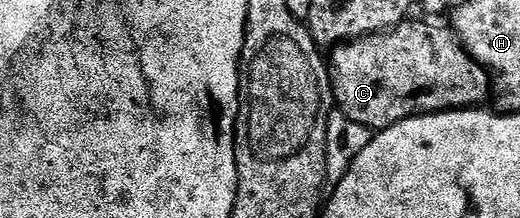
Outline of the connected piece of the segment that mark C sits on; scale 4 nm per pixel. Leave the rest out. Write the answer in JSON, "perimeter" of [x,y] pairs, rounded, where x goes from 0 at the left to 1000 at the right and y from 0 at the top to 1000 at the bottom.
{"perimeter":[[[790,101],[638,216],[629,376],[640,390],[654,537],[731,606],[806,523],[917,495],[942,445],[940,330],[887,216],[862,115]]]}

